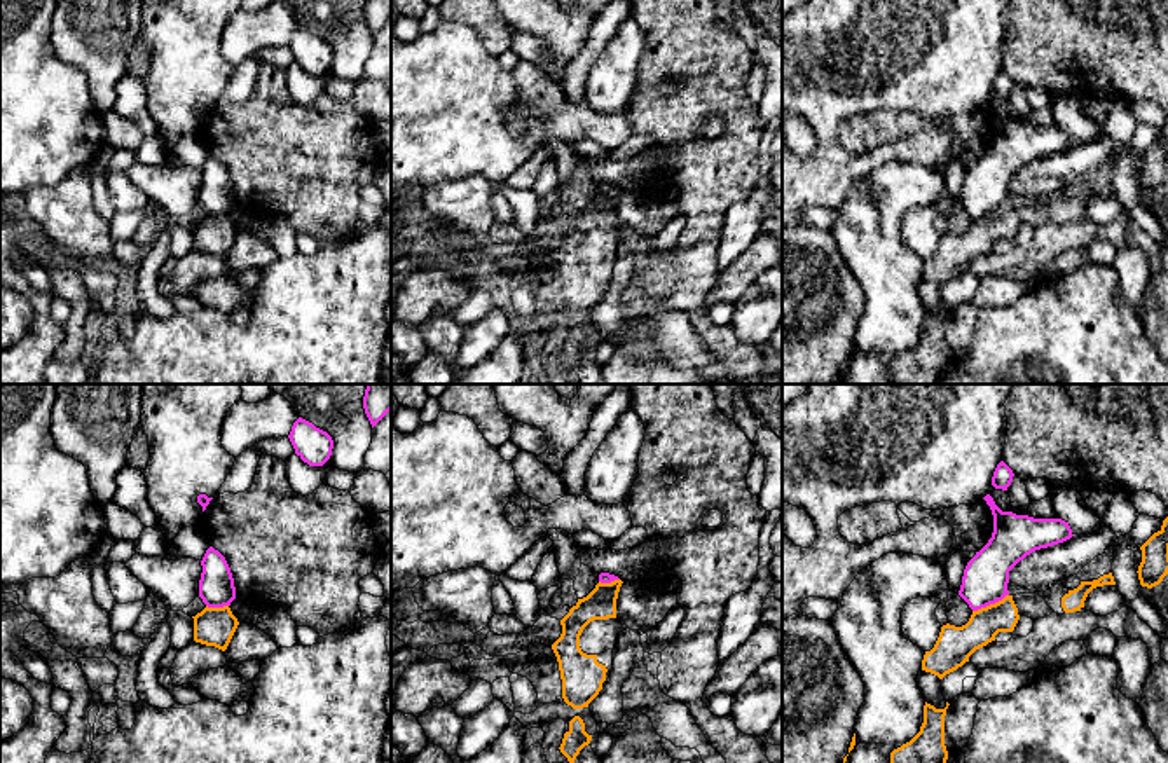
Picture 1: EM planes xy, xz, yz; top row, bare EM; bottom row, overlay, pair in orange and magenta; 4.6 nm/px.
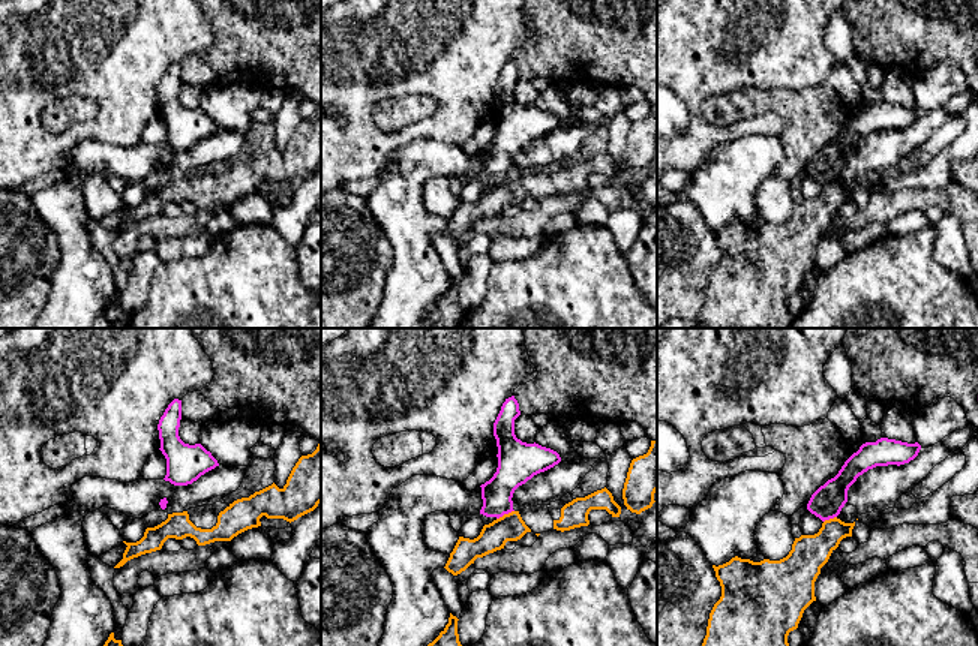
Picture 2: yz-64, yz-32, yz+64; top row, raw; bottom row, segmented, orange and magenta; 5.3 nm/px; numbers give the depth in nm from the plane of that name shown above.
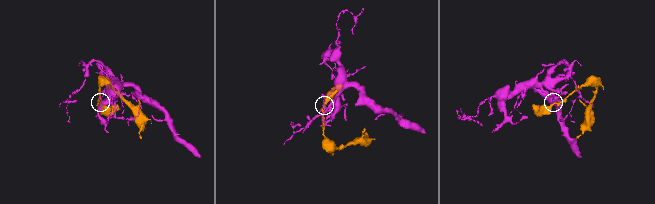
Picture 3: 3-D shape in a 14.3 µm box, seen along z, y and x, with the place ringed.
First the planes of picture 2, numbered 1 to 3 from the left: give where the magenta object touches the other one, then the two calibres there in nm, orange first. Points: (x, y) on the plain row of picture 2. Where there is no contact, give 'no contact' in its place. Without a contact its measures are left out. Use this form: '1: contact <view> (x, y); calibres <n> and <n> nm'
1: no contact
2: contact yz-32 (504, 179); calibres 150 and 180 nm
3: contact yz+64 (830, 183); calibres 200 and 170 nm

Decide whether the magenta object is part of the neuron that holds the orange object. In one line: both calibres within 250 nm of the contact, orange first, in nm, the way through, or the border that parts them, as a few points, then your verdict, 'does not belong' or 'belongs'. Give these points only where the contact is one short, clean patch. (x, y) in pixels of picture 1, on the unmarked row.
170/220 nm | along yz (1008, 203), (973, 220) | does not belong

